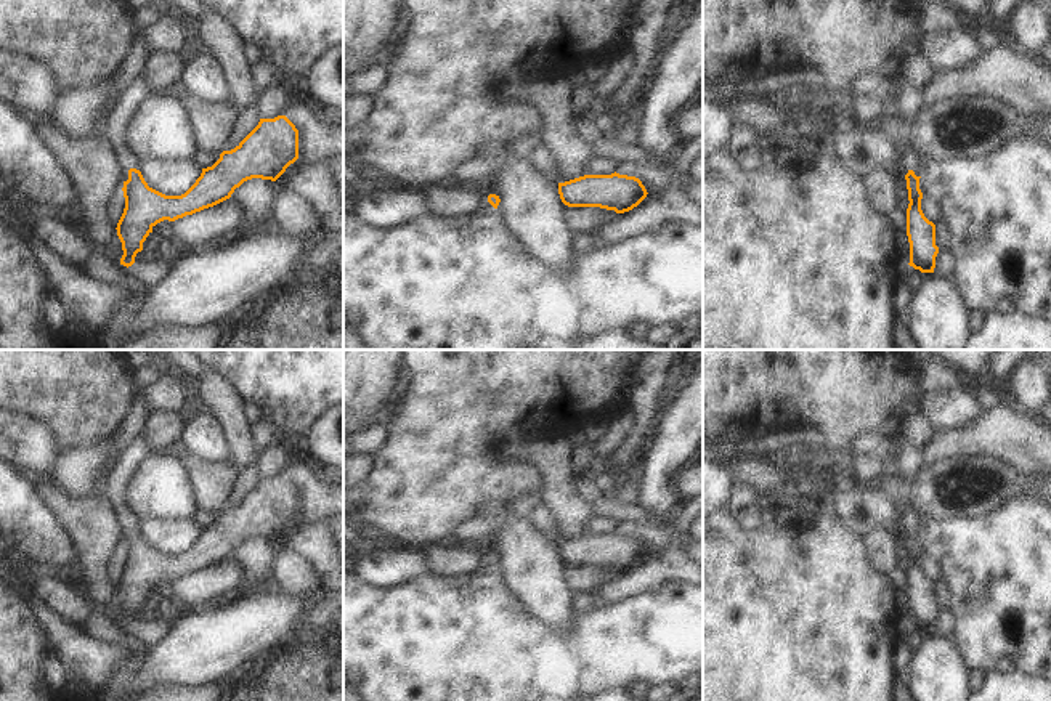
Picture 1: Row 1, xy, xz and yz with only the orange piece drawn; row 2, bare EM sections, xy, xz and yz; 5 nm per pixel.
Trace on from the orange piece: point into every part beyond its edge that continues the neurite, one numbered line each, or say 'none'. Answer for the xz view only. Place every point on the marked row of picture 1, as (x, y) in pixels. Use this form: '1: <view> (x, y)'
1: xz (483, 201)

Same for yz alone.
1: yz (910, 161)

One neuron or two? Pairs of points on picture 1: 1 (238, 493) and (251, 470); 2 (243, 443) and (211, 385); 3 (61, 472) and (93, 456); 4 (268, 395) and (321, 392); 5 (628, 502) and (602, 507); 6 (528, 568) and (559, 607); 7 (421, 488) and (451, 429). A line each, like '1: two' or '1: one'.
1: one
2: one
3: one
4: one
5: two
6: one
7: one

